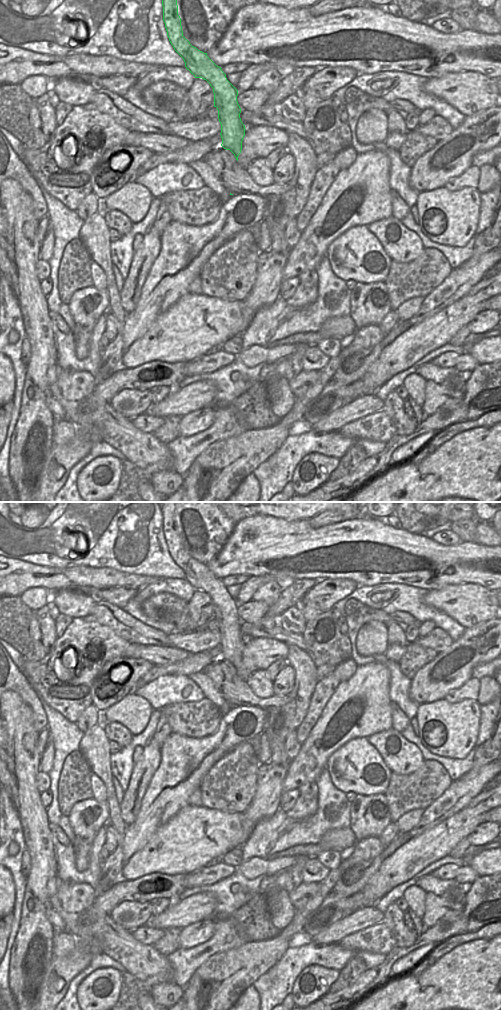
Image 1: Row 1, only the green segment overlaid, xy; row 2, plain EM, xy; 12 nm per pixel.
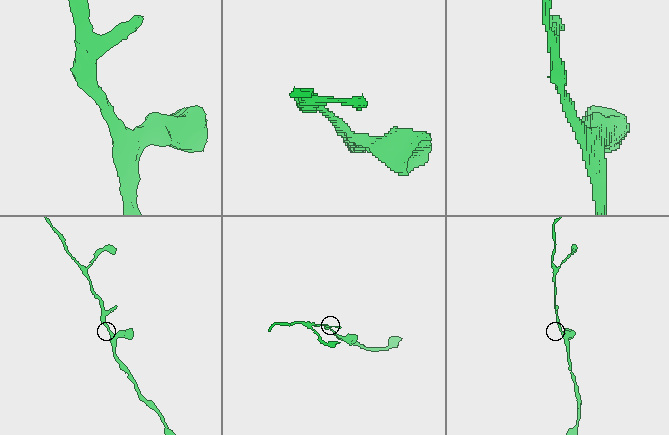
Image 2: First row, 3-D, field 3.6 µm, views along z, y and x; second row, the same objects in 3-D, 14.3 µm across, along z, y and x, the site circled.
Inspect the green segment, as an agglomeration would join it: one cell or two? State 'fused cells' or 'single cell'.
single cell

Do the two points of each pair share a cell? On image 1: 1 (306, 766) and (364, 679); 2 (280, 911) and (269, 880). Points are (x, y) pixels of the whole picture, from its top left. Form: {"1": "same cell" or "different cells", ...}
{"1": "same cell", "2": "same cell"}

